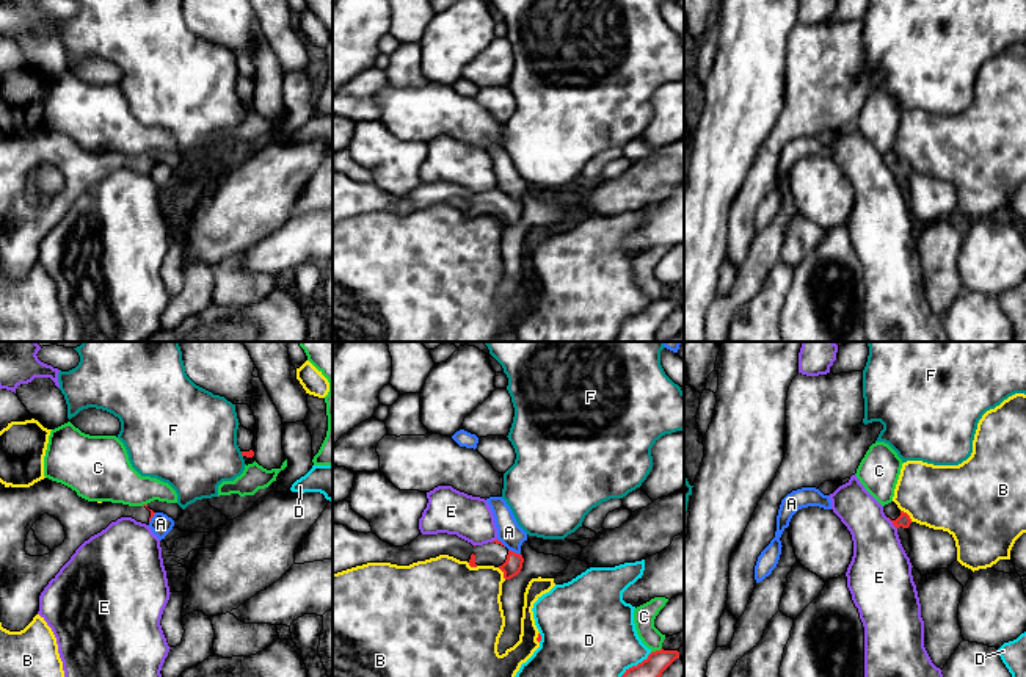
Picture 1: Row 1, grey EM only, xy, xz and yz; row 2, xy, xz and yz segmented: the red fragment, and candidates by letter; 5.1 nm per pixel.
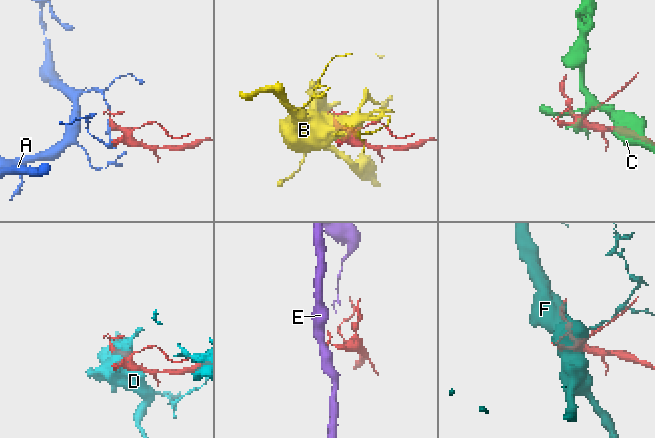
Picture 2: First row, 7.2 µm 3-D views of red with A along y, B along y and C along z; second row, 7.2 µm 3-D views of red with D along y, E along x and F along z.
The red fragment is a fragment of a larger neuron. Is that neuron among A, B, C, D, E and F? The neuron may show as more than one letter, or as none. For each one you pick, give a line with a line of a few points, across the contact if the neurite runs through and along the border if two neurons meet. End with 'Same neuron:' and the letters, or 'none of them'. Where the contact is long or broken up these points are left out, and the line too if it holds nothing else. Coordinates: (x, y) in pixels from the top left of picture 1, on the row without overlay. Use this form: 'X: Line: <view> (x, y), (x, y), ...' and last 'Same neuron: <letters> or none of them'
Same neuron: none of them

